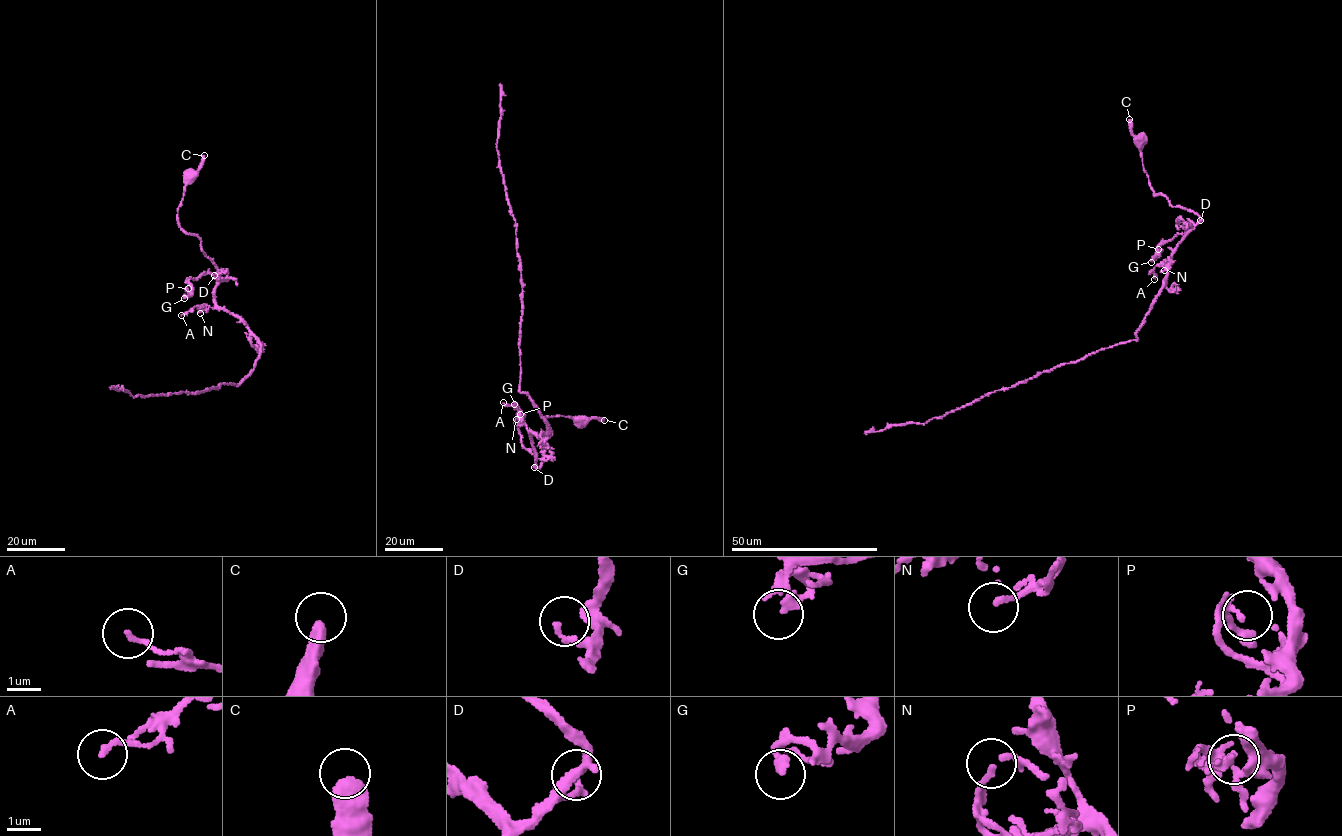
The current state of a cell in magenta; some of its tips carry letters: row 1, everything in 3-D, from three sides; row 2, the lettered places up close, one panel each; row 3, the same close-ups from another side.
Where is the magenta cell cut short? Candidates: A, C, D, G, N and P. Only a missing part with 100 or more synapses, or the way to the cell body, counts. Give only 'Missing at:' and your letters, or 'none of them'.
Missing at: none of them

